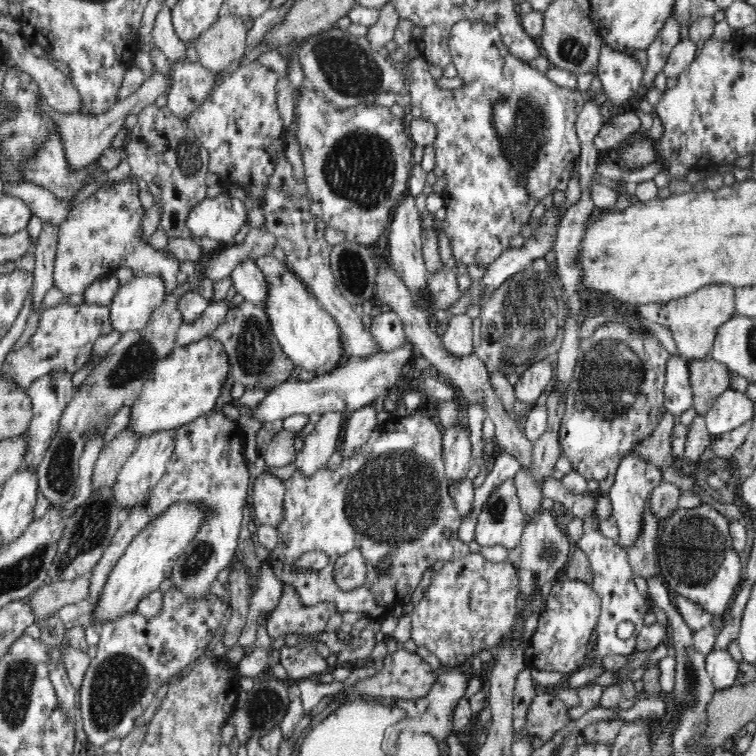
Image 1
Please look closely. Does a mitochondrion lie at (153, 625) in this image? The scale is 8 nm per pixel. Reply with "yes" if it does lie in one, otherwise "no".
no

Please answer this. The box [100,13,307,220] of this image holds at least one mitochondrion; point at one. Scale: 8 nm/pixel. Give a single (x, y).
(188, 156)

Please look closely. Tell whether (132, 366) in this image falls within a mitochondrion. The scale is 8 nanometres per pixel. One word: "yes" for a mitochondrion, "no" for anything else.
yes

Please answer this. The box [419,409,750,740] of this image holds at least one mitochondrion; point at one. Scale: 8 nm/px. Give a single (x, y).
(694, 553)

